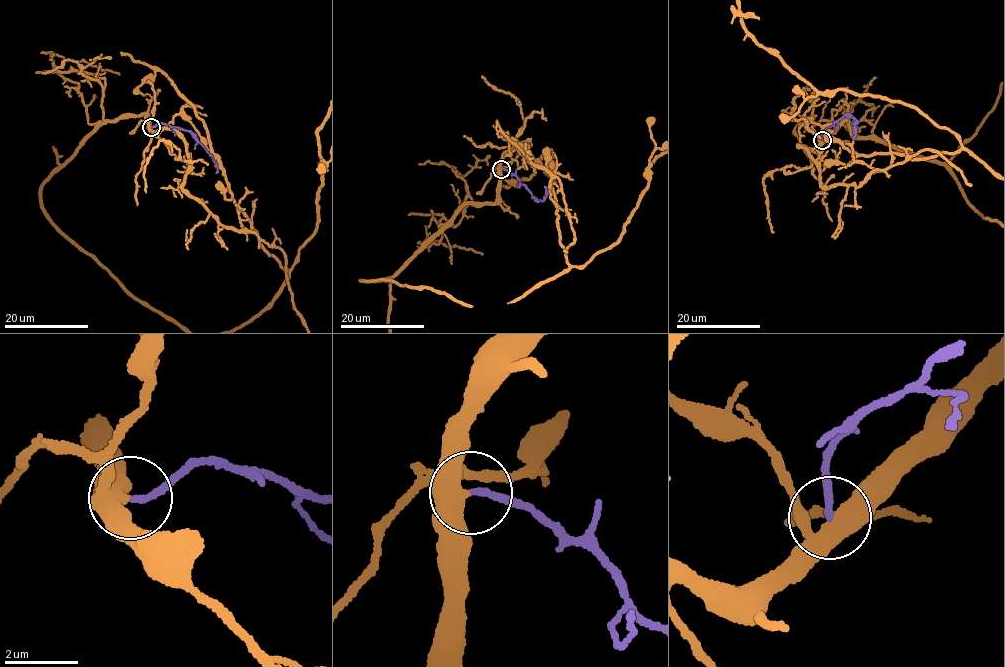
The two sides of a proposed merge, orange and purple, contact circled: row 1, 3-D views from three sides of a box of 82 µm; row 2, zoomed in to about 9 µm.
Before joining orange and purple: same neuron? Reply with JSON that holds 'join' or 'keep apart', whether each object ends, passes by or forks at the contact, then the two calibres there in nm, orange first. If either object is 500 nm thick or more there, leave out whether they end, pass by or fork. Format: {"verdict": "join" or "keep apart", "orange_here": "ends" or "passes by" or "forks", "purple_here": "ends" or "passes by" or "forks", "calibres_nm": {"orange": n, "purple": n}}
{"verdict": "join", "orange_here": "forks", "purple_here": "ends", "calibres_nm": {"orange": 400, "purple": 170}}

